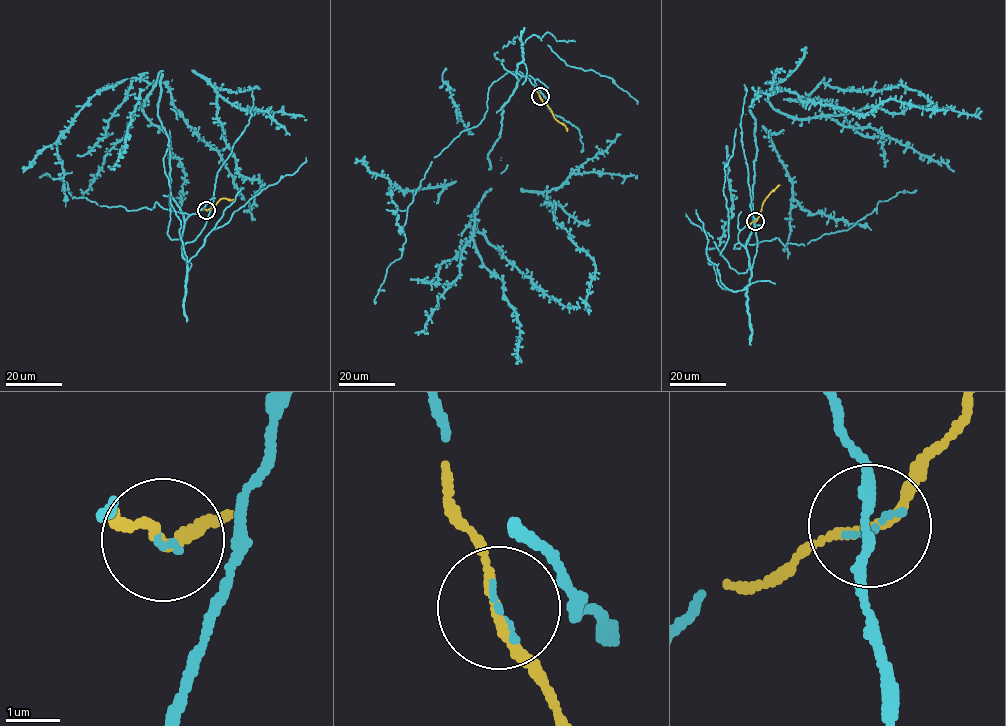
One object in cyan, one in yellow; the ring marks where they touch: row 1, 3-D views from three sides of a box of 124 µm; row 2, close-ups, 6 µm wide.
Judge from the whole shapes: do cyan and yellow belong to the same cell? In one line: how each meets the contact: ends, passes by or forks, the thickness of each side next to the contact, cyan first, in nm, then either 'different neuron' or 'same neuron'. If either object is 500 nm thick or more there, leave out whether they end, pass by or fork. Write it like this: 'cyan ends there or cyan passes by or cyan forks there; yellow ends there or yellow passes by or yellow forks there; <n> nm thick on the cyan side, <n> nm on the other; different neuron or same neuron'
cyan ends there; yellow passes by; 90 nm thick on the cyan side, 140 nm on the other; same neuron

